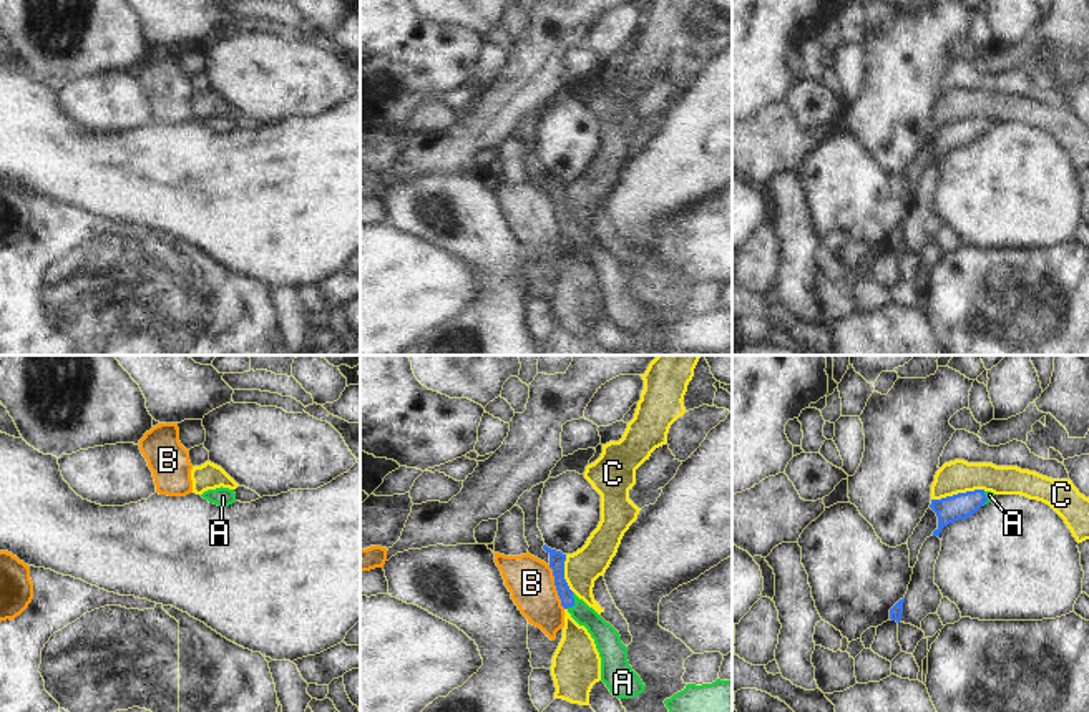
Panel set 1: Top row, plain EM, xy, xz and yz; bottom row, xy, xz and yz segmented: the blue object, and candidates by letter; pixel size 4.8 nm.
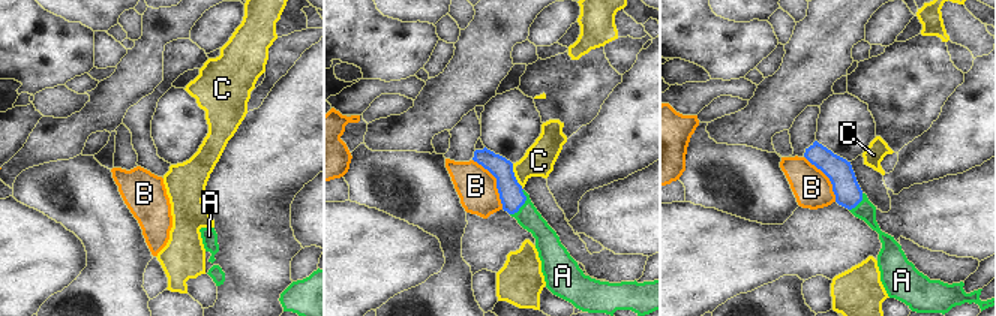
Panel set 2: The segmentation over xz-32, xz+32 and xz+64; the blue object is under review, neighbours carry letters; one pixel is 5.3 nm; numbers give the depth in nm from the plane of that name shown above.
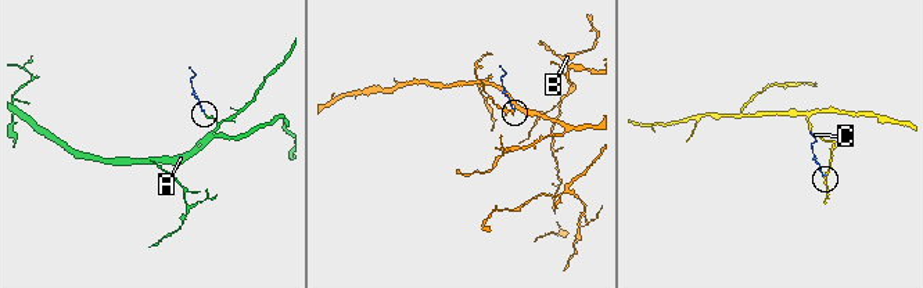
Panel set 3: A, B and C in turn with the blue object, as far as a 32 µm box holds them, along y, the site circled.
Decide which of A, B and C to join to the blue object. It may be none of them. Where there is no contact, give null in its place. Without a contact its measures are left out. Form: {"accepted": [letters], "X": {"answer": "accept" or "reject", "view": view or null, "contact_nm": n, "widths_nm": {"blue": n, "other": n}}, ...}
{"accepted": ["A"], "A": {"answer": "accept", "view": "xz", "contact_nm": 90, "widths_nm": {"blue": 80, "other": 130}}, "B": {"answer": "reject", "view": "xz", "contact_nm": 240, "widths_nm": {"blue": 80, "other": 220}}, "C": {"answer": "reject", "view": "yz", "contact_nm": 260, "widths_nm": {"blue": 130, "other": 160}}}

